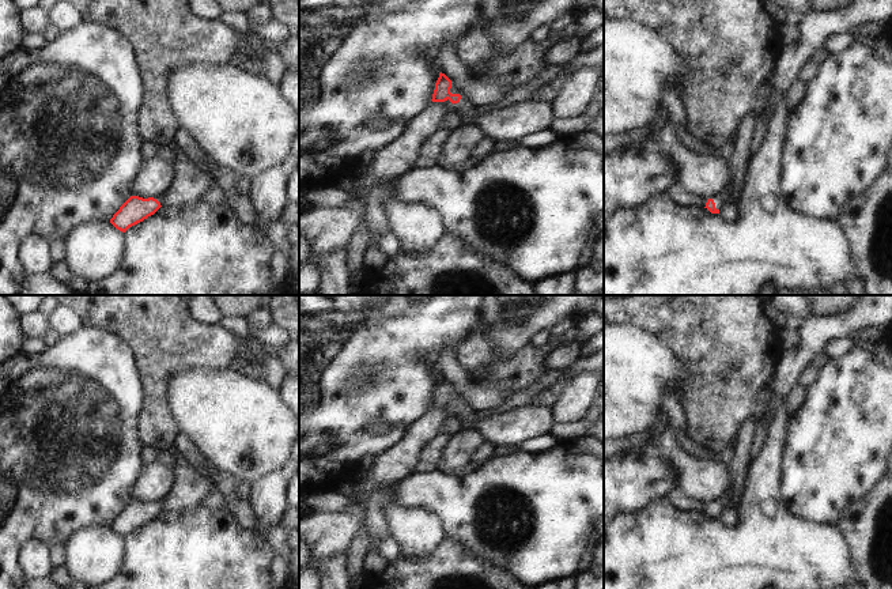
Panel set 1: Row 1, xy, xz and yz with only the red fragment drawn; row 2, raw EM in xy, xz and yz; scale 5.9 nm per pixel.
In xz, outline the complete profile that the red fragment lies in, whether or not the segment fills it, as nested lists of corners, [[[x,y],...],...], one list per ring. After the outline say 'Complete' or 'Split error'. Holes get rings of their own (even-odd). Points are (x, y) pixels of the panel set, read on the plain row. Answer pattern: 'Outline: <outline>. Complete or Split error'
Outline: [[[441,377],[435,388],[435,394],[431,405],[445,407],[449,404],[454,409],[454,418],[457,418],[458,420],[462,420],[476,412],[465,401],[461,401],[460,399],[451,399],[450,393],[451,385]]]. Split error.

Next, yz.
Outline: [[[733,487],[726,491],[722,497],[708,503],[706,511],[711,518],[719,518],[719,513],[732,502]]]. Split error.

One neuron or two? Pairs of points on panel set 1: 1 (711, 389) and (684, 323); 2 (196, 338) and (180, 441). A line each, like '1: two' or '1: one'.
1: one
2: two

